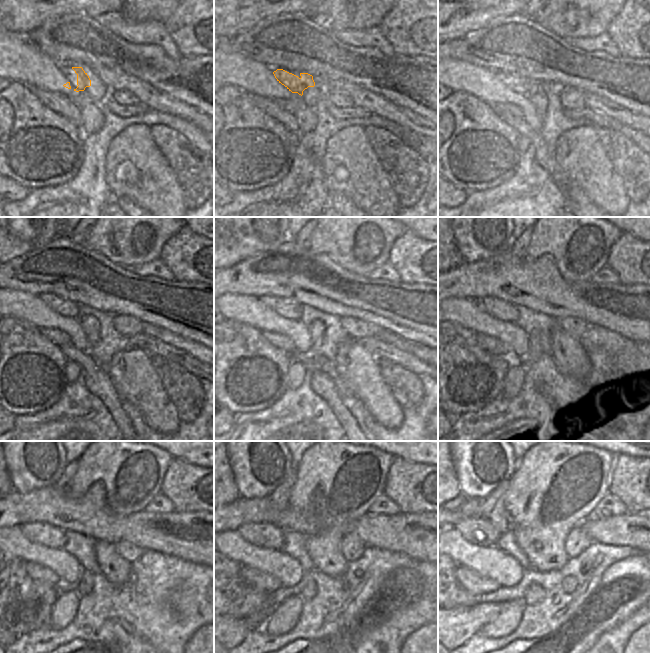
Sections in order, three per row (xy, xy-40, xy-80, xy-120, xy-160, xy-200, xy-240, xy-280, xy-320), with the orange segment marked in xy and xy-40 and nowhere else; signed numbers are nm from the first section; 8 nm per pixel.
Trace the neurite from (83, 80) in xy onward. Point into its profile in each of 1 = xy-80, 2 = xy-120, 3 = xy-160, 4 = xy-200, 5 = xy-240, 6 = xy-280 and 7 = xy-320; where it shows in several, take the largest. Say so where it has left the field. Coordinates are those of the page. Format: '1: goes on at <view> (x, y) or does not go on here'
1: goes on at xy-80 (528, 87)
2: goes on at xy-120 (64, 307)
3: goes on at xy-160 (286, 308)
4: goes on at xy-200 (497, 308)
5: goes on at xy-240 (45, 534)
6: goes on at xy-280 (268, 535)
7: goes on at xy-320 (476, 530)

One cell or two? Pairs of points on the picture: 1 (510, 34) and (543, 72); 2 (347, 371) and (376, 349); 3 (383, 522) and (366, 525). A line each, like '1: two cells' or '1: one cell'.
1: one cell
2: two cells
3: one cell

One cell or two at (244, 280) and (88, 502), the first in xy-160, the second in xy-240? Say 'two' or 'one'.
one

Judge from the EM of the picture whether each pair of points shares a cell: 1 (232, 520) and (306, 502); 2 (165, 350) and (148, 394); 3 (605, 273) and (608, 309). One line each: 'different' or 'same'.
1: different
2: different
3: different

